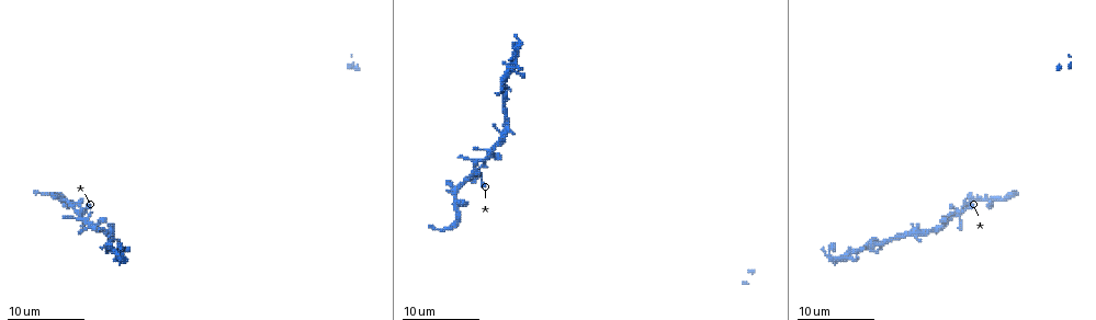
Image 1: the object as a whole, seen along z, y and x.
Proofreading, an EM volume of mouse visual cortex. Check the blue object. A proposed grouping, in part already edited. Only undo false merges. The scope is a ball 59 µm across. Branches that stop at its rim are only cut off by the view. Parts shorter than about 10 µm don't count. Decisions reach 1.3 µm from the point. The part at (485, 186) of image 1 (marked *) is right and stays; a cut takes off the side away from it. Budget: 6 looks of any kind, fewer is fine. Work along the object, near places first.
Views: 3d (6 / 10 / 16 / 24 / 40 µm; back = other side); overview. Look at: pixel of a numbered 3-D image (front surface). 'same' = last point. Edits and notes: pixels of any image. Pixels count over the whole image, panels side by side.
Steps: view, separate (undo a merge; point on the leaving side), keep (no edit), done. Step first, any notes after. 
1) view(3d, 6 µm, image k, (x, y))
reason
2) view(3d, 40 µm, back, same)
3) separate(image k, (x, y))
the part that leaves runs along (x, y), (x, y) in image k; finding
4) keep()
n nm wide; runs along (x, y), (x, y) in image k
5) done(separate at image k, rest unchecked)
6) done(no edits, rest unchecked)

view(3d, 6 µm, image 1, (473, 175))

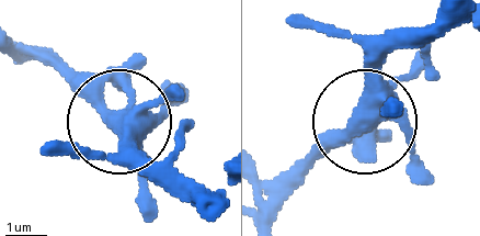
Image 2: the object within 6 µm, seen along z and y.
keep()
440 nm wide; continuous, no second neuron

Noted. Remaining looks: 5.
view(3d, 6 µm, image 1, (507, 117))
calibre changes

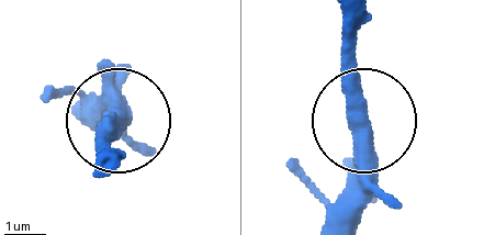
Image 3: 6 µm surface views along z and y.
view(3d, 6 µm, back, image 3, (358, 126))
other side

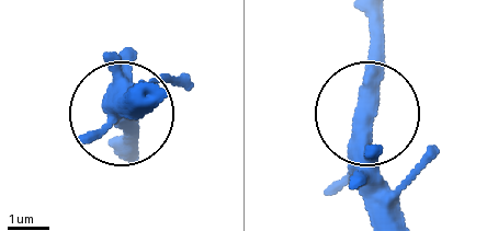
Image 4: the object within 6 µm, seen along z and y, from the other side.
keep()
continuous, no second neuron

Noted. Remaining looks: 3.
view(3d, 10 µm, image 1, (867, 244))
a narrow waist

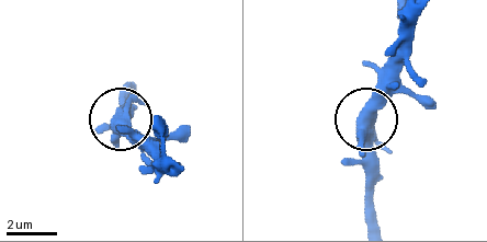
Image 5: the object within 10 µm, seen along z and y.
keep()
3 arms; continuous, no second neuron

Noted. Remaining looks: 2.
done(no edits, rest unchecked)

